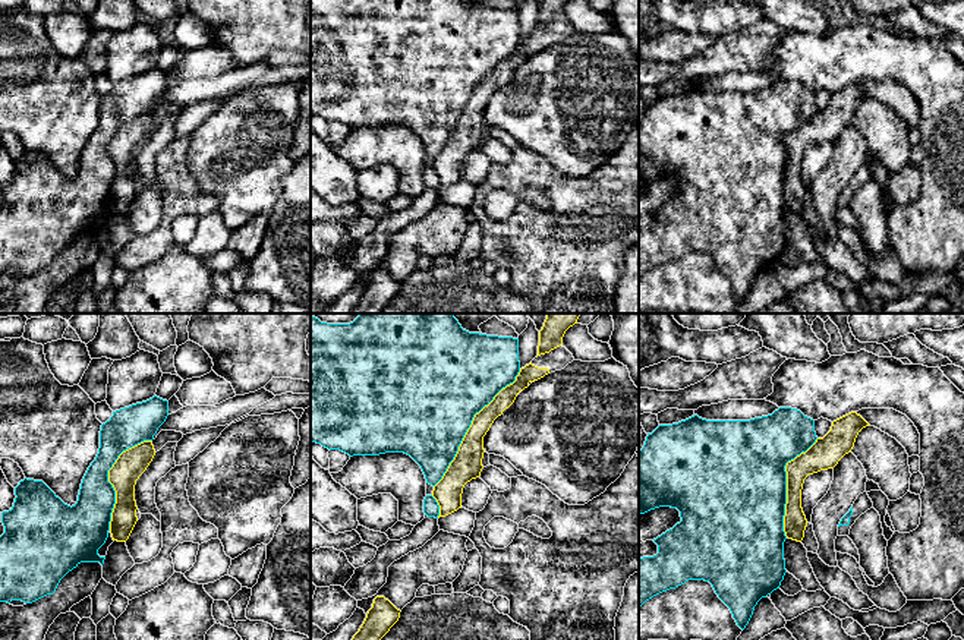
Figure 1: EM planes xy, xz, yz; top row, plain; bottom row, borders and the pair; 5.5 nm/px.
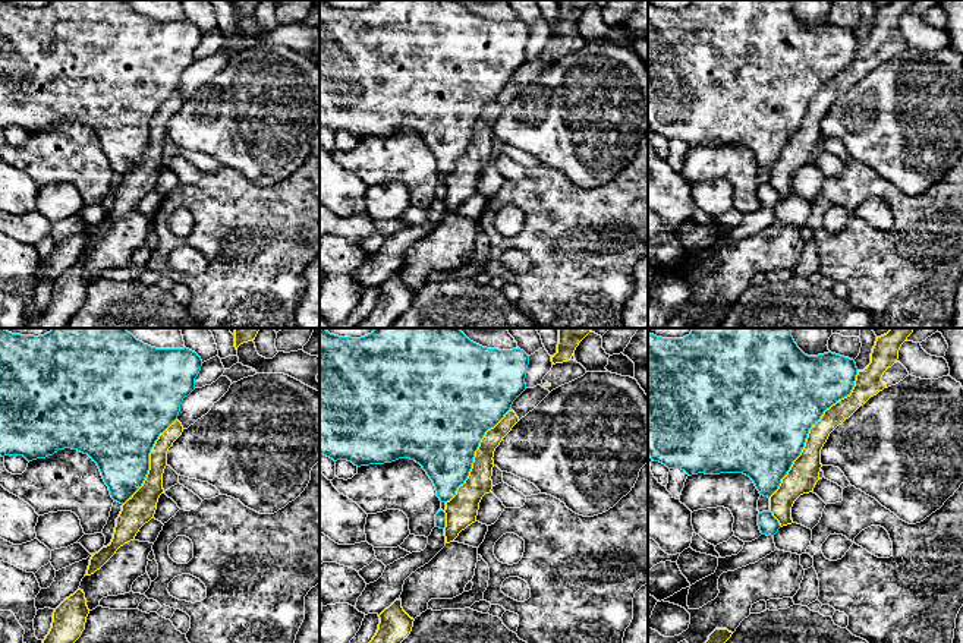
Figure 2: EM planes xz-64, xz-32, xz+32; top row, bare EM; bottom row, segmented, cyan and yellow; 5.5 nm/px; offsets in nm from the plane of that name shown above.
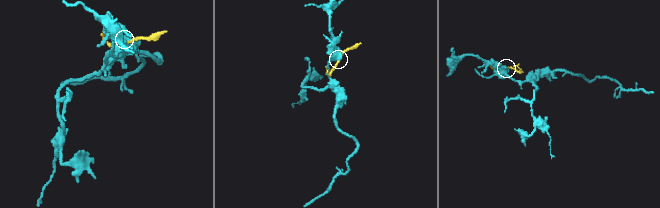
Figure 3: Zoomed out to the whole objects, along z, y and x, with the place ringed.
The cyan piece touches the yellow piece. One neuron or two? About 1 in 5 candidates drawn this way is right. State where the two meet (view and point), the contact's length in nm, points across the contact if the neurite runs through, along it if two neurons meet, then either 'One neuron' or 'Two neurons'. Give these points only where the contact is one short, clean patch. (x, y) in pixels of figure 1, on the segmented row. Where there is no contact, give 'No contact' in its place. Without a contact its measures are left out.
Touches cyan at xz (469, 426). Shared border 800 nm. Two neurons

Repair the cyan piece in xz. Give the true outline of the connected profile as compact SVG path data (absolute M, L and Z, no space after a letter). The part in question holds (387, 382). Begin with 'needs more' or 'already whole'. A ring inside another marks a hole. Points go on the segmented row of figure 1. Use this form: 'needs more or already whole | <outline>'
already whole | M360 313L350 324L327 324L311 315L311 441L350 457L404 453L435 486L475 414L519 372L519 338L469 332L453 313Z

